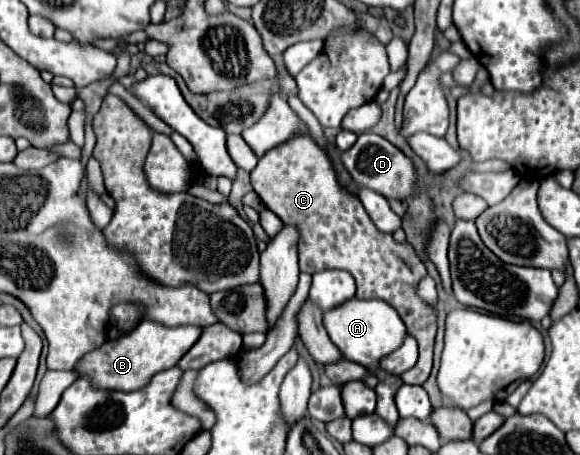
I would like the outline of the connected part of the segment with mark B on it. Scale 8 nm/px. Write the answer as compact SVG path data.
M142 320L132 332L108 342L104 342L102 348L92 350L80 360L80 366L76 366L78 376L90 374L94 386L110 388L110 390L138 390L140 386L146 386L152 374L176 366L176 362L194 346L194 342L200 338L202 328L200 326L162 326L154 320Z

